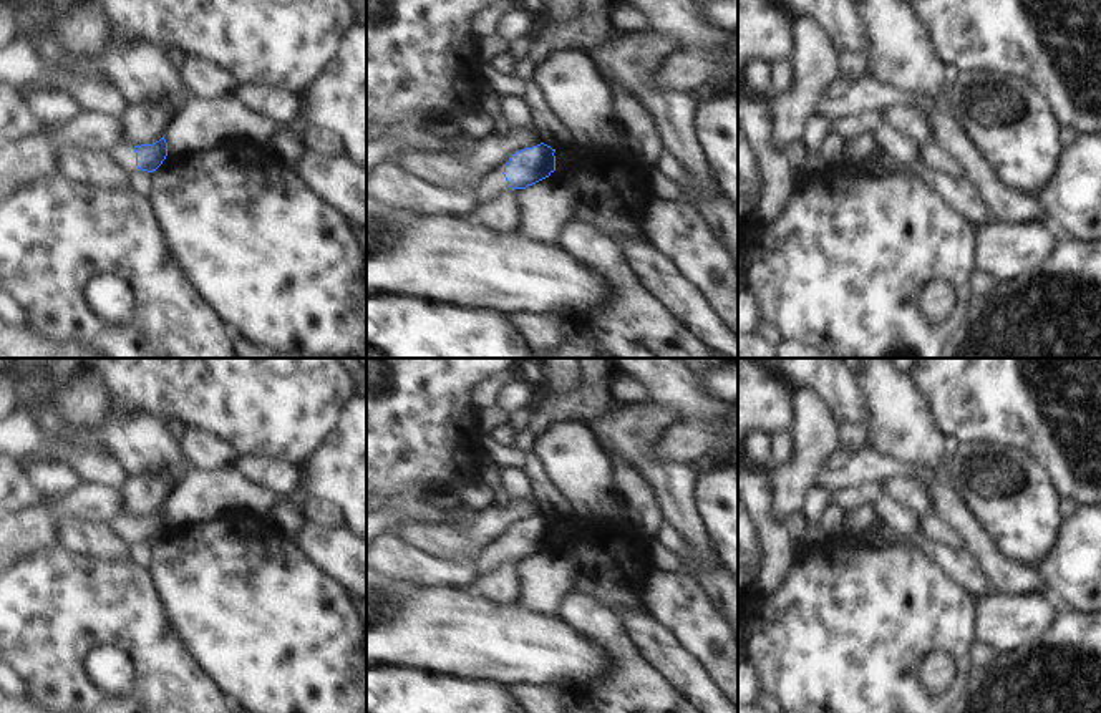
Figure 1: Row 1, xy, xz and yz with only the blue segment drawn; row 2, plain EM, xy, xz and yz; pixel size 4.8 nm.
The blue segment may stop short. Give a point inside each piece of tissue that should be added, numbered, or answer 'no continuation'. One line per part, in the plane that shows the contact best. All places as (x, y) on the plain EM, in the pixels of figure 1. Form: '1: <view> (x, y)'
1: xy (125, 526)

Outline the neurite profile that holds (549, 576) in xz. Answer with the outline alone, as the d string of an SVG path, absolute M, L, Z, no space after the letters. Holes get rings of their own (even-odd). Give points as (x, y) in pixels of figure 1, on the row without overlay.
M546 549L521 562L524 589L521 600L536 610L562 614L565 597L575 589L582 559L575 549Z

